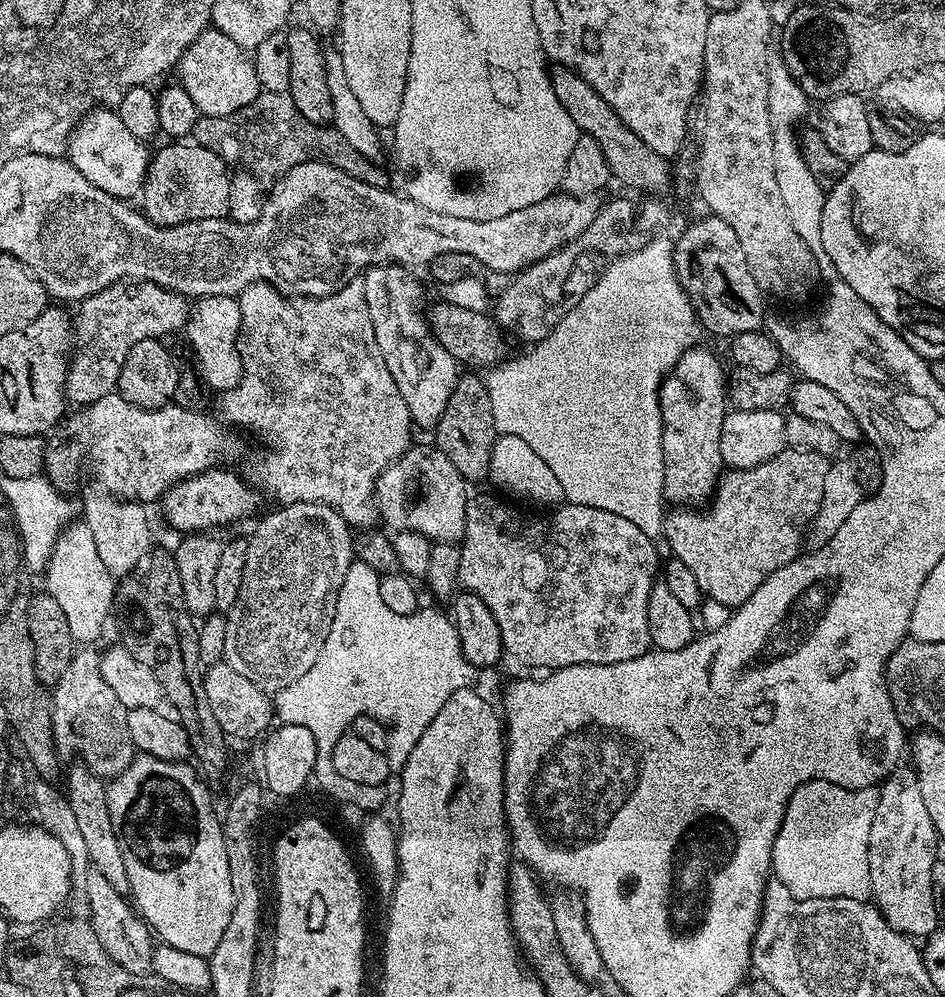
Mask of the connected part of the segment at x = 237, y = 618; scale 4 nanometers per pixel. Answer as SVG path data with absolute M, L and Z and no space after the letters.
M296 498L285 508L272 512L247 537L246 570L242 570L242 586L234 606L227 612L226 650L223 663L246 674L254 686L275 694L294 678L302 678L314 662L330 634L334 610L346 570L354 563L353 529L329 504L315 504Z

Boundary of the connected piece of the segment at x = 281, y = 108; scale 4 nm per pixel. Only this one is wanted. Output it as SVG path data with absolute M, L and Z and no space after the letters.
M261 91L250 106L242 106L242 110L234 114L197 115L191 139L206 146L206 150L214 150L214 154L226 162L237 160L241 169L258 178L265 186L282 179L290 170L294 170L294 166L307 160L324 160L362 182L370 182L370 186L388 188L390 184L387 174L379 168L380 164L354 150L336 128L302 118L302 114L298 114L298 106L294 106L287 92Z

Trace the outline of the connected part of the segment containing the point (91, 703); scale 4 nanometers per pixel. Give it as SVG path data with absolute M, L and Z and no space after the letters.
M97 649L77 651L62 673L64 678L56 695L57 742L64 751L83 753L106 777L116 776L134 752L128 738L126 710L118 702L114 690L106 686L106 678L102 678L100 652Z

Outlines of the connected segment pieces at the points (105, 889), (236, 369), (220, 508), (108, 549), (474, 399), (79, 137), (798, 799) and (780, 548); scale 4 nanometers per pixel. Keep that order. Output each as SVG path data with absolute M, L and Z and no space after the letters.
M89 867L84 876L84 896L88 899L87 919L92 922L94 934L102 944L102 950L110 956L115 964L120 964L131 972L148 972L152 967L152 949L154 933L144 923L143 916L134 911L129 897L119 892L103 877L98 869Z
M202 296L191 305L190 319L186 325L188 340L192 343L191 355L196 361L201 380L209 389L217 388L217 393L223 394L230 391L240 382L240 375L244 367L240 361L240 346L242 339L240 331L240 301L234 296Z
M220 466L208 468L197 476L187 476L164 491L162 505L170 527L177 528L180 534L204 534L218 524L232 524L255 510L257 489L249 486L243 475L235 476L222 469Z
M96 492L93 496L85 498L84 516L82 516L82 522L88 527L94 538L98 558L102 558L106 570L114 578L133 575L139 569L136 567L140 563L143 565L153 551L152 528L148 525L149 509L131 499L119 499L115 500L114 497L107 496L104 492Z
M461 375L457 379L454 386L454 394L450 394L450 402L446 404L446 410L442 414L442 418L434 429L435 447L442 450L442 454L446 454L446 458L450 458L450 462L454 462L454 470L458 470L458 474L464 476L465 481L484 480L488 474L490 466L490 454L494 450L494 442L498 435L494 426L494 410L490 406L490 394L488 386L484 384L483 379L479 375L464 376Z
M100 106L76 125L76 130L66 145L66 156L80 171L82 178L86 178L86 182L94 182L98 190L106 190L106 194L128 202L131 201L131 196L141 195L144 176L148 173L150 163L148 147L145 141L134 138L134 134L122 126L115 111Z
M811 780L802 786L798 786L798 790L794 790L794 794L786 806L782 826L774 838L772 872L775 879L780 880L782 886L786 886L786 890L790 890L790 894L794 894L794 898L799 900L805 900L806 898L854 898L855 900L871 901L872 887L870 886L870 854L868 853L868 847L870 846L870 826L874 826L874 814L879 797L880 794L876 788L843 788L834 782L826 782L825 780Z
M785 447L774 458L753 468L734 468L725 471L712 494L710 503L703 510L680 506L664 517L662 540L668 543L671 555L686 562L705 597L727 610L734 610L766 582L774 570L786 566L801 555L800 543L822 506L822 494L826 490L826 474L829 457L817 452L806 452L802 448Z

